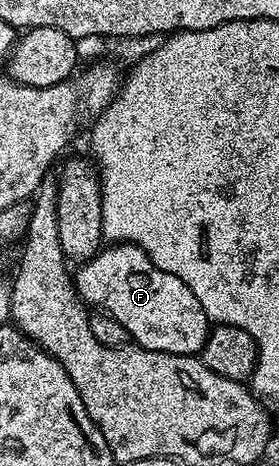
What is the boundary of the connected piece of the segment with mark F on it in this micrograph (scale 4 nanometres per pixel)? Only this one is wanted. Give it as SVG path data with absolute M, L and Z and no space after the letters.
M127 244L105 245L77 270L80 271L75 271L74 281L81 302L118 320L135 345L158 352L196 356L206 344L210 320L206 312L202 312L198 296L194 296L178 276L162 272L142 248Z

